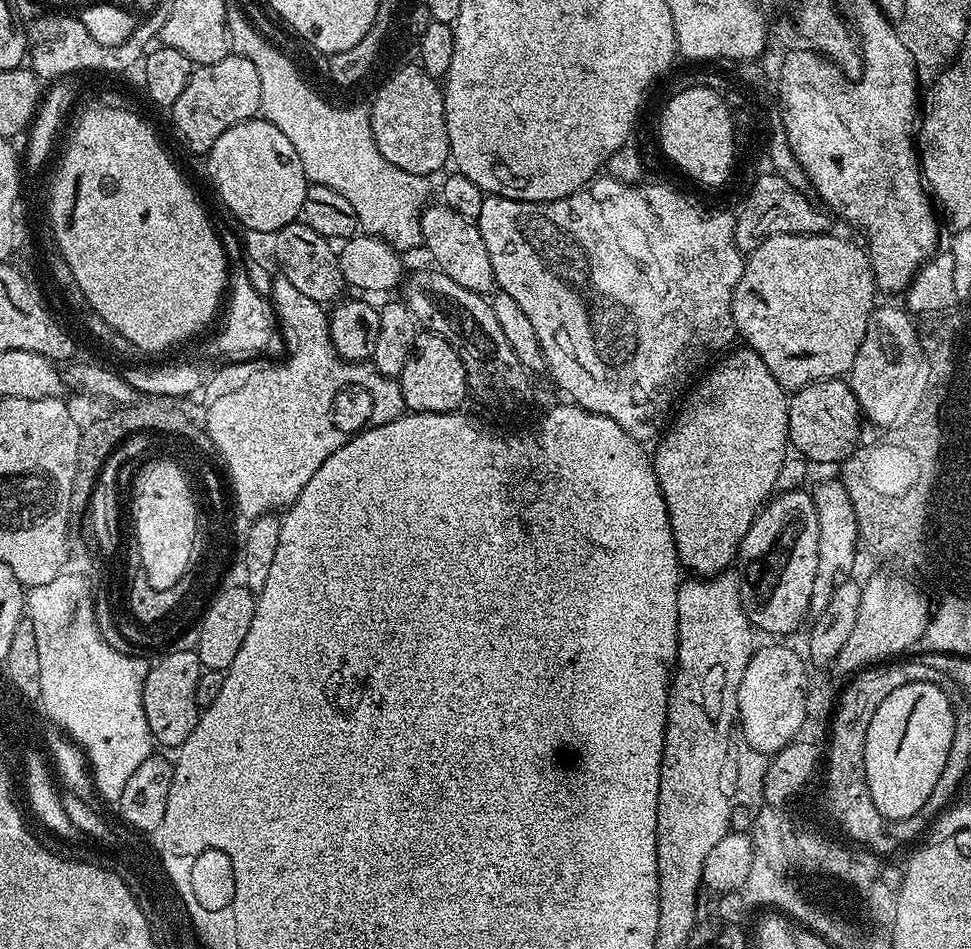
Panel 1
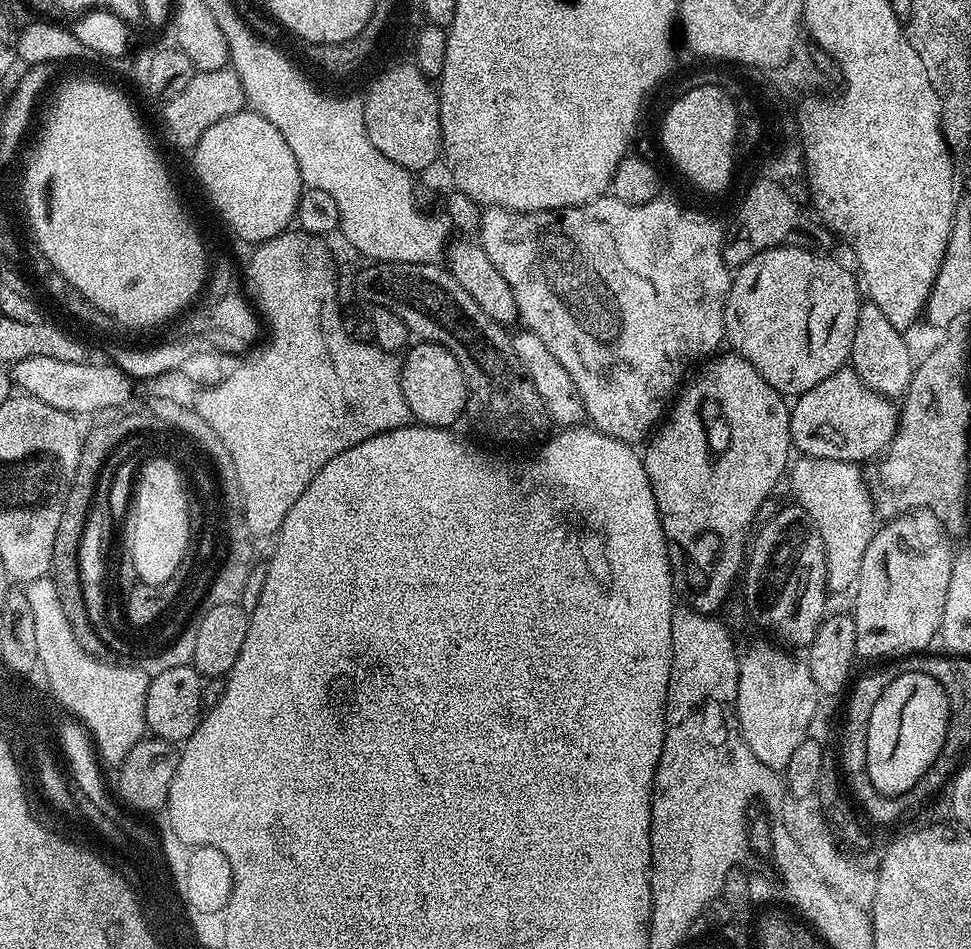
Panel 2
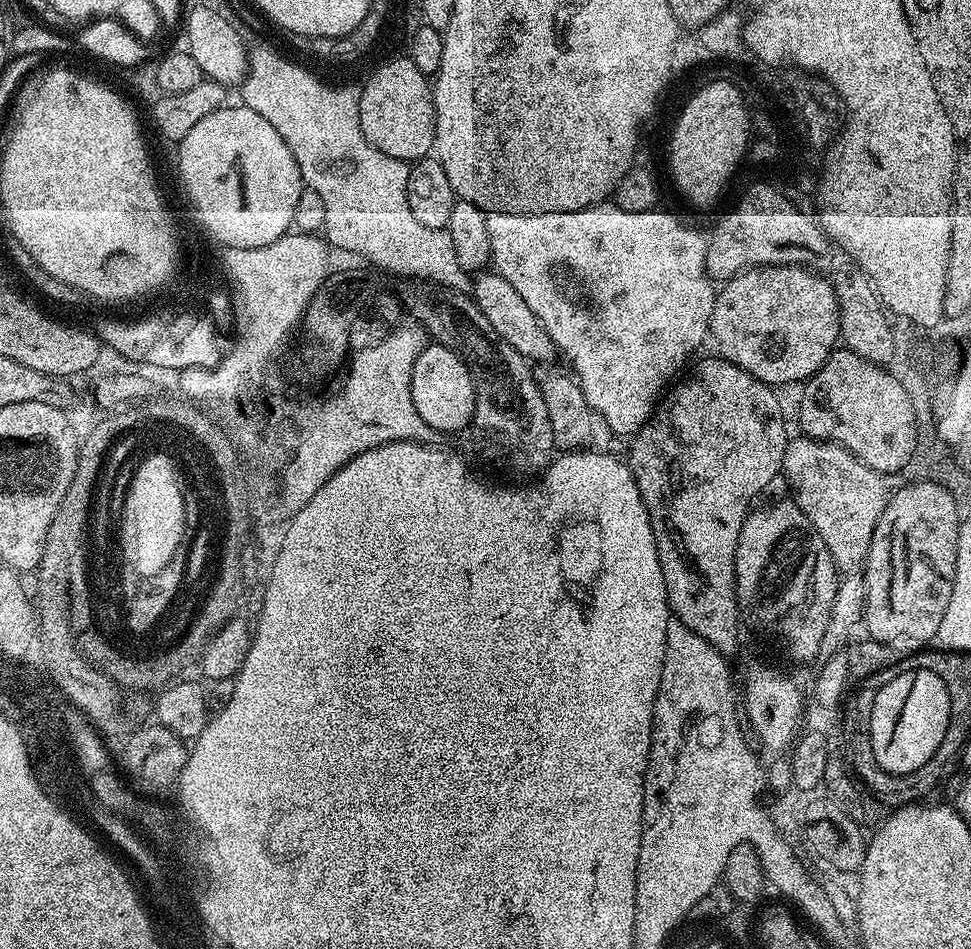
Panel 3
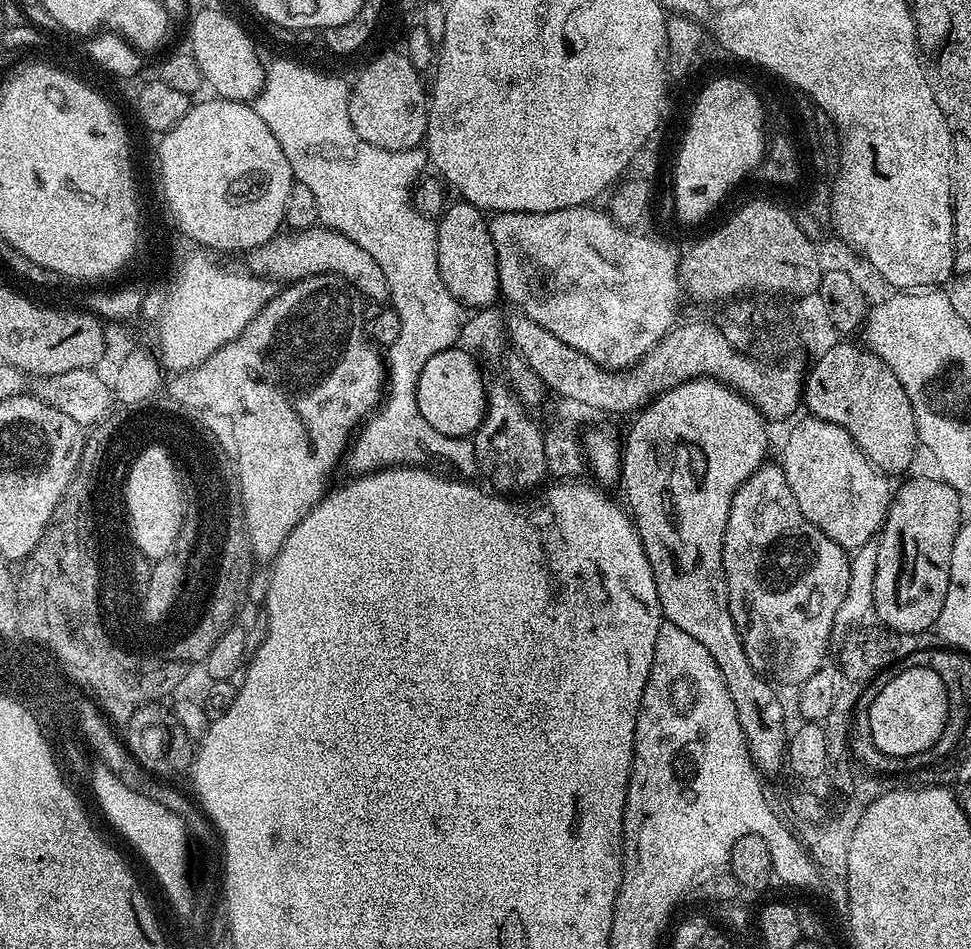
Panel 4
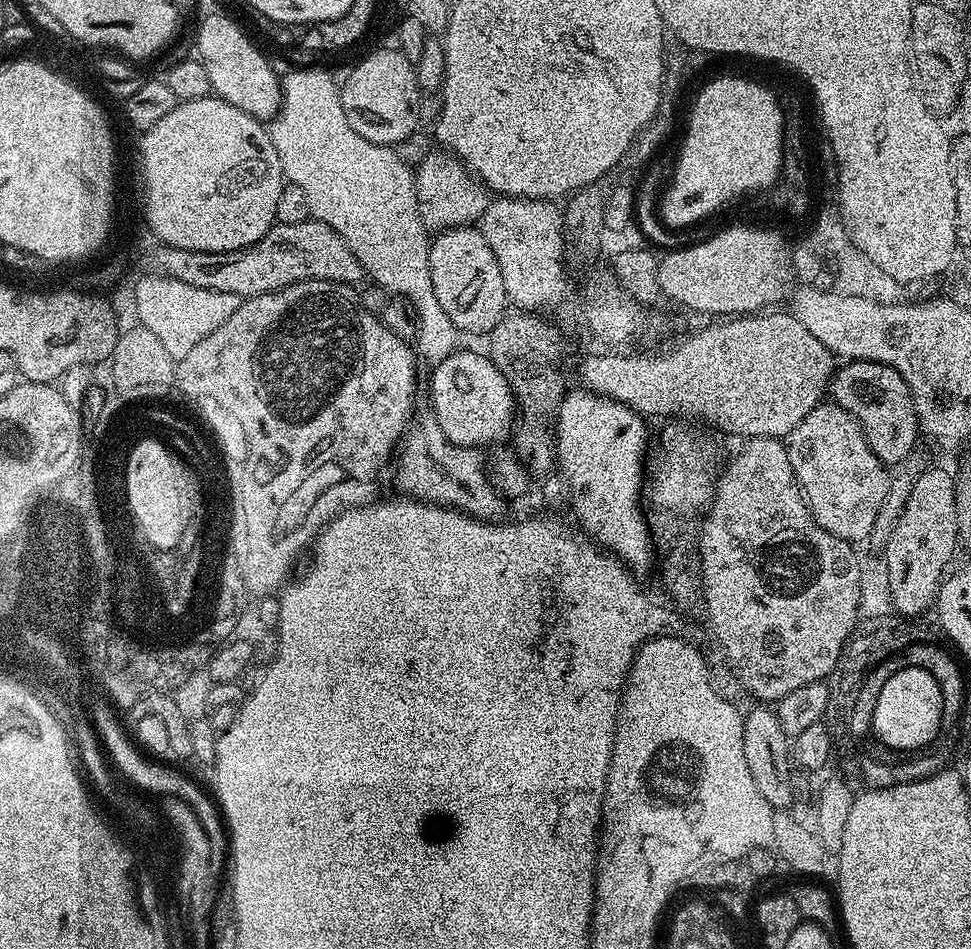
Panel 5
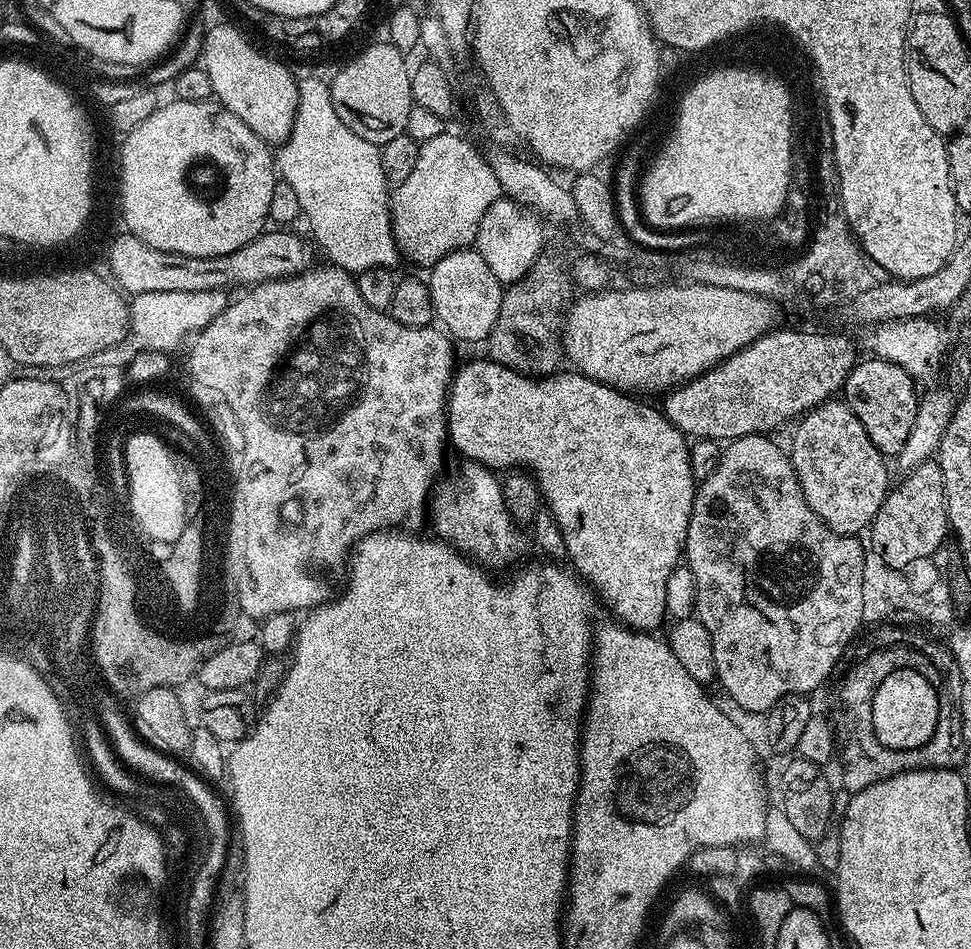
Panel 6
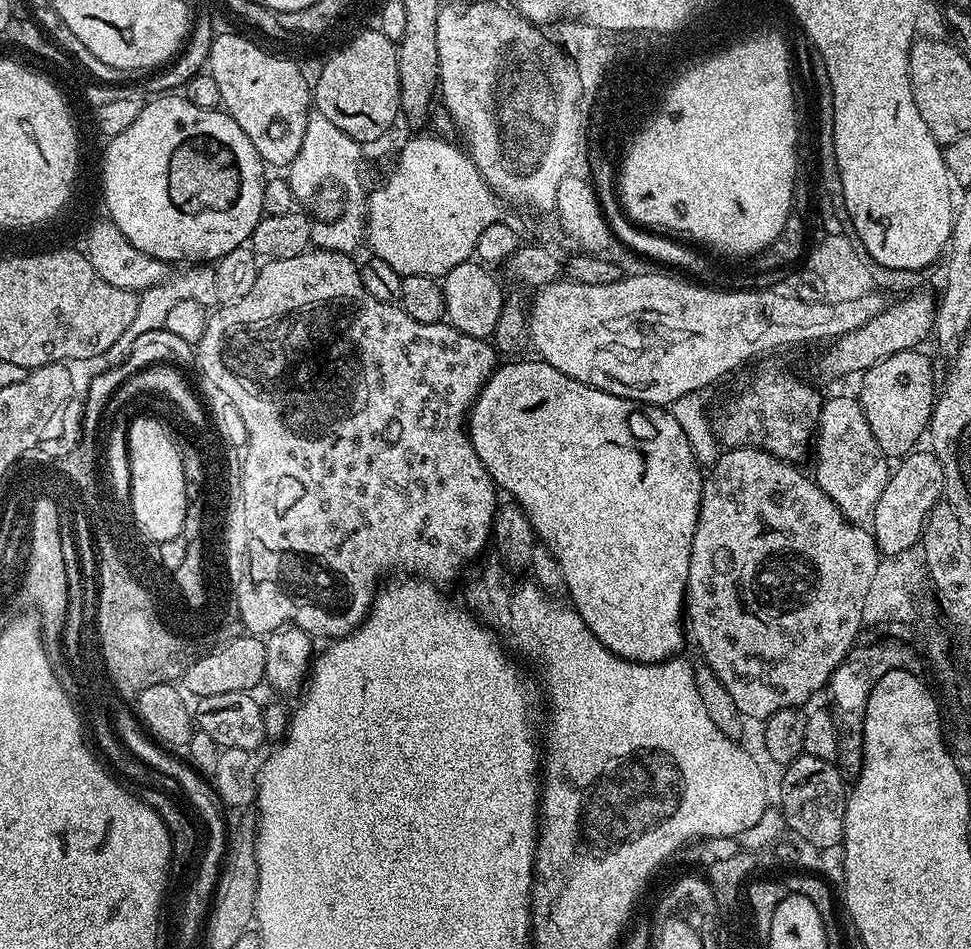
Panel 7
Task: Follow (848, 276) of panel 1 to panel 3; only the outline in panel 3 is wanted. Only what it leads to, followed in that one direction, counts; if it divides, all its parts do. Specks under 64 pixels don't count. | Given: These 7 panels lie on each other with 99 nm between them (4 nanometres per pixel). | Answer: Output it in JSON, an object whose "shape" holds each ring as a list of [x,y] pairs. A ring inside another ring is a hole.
{"shape":[[[768,264],[765,268],[750,268],[738,273],[717,291],[714,310],[710,314],[708,334],[711,343],[716,343],[715,351],[763,384],[799,385],[808,381],[840,340],[840,304],[836,301],[836,291],[832,289],[831,279],[824,277],[823,280],[820,276],[823,275],[819,271],[799,268],[796,264]]]}

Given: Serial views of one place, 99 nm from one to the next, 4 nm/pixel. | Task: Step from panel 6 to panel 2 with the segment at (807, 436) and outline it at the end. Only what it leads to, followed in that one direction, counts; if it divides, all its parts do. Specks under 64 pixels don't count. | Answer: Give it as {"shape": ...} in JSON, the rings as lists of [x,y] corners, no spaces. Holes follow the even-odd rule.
{"shape":[[[804,456],[795,464],[796,461],[790,468],[792,492],[796,495],[795,503],[806,510],[824,543],[828,591],[836,594],[855,589],[862,570],[862,554],[866,554],[866,546],[870,546],[878,527],[869,481],[864,481],[856,469],[859,467],[850,460]]]}

